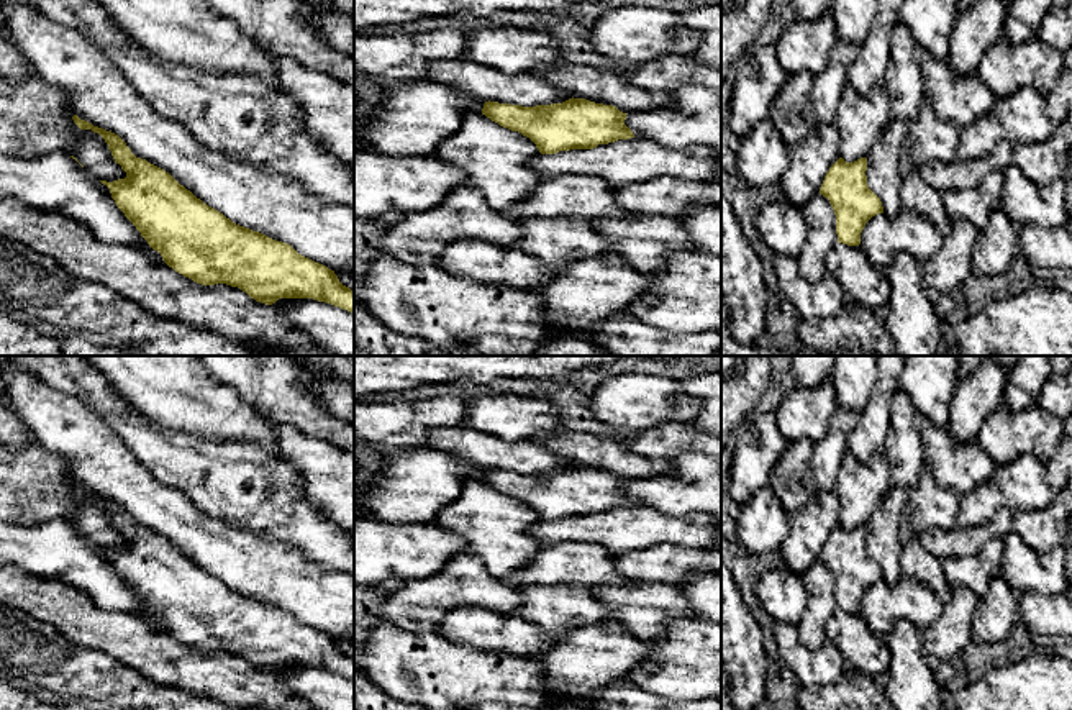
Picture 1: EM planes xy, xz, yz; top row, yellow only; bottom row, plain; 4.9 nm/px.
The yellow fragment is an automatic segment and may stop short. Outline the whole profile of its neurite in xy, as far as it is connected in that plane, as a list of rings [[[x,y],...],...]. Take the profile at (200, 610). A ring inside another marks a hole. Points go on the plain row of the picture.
[[[77,482],[72,487],[80,497],[92,497],[105,507],[115,530],[121,533],[126,544],[100,549],[110,556],[116,574],[136,594],[148,612],[175,639],[202,653],[226,651],[238,654],[266,672],[272,672],[279,666],[313,666],[354,680],[354,658],[343,653],[334,638],[298,621],[287,610],[233,590],[197,566],[169,539],[136,525],[118,502],[93,494]]]

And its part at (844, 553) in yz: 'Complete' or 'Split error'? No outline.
Complete

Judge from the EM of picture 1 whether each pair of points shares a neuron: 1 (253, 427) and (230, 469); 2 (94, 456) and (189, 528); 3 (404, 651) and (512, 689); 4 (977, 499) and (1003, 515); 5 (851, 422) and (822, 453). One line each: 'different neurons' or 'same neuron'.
1: different neurons
2: same neuron
3: same neuron
4: different neurons
5: same neuron

